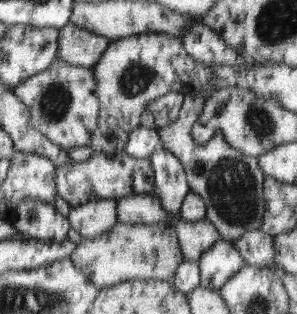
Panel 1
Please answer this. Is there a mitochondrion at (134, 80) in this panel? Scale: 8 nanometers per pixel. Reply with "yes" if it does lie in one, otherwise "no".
yes

